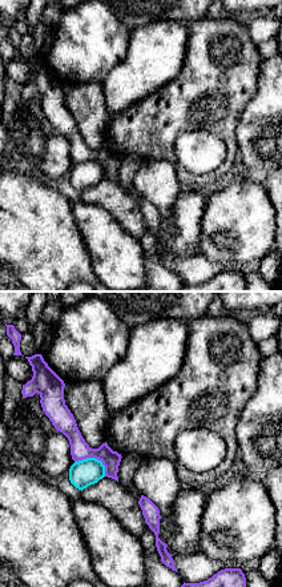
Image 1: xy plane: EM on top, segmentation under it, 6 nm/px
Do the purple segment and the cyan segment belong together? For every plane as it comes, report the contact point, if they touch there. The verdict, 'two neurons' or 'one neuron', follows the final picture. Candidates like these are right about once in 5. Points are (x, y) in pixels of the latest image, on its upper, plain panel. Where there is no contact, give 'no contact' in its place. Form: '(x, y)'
(95, 159)

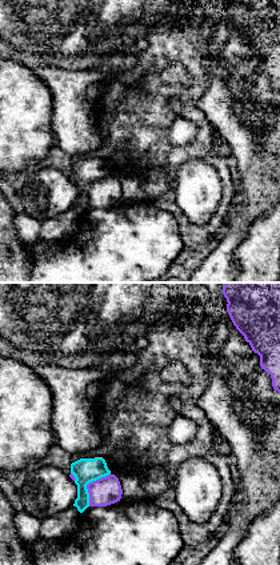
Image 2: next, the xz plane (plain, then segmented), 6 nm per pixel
(88, 185)

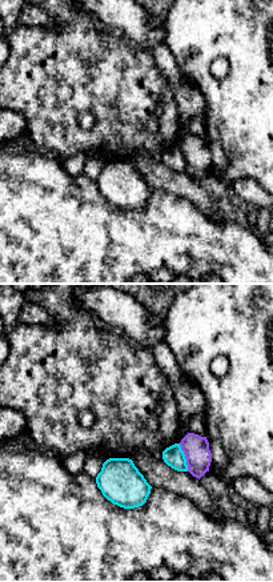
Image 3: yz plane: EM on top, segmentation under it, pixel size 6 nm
(185, 159)

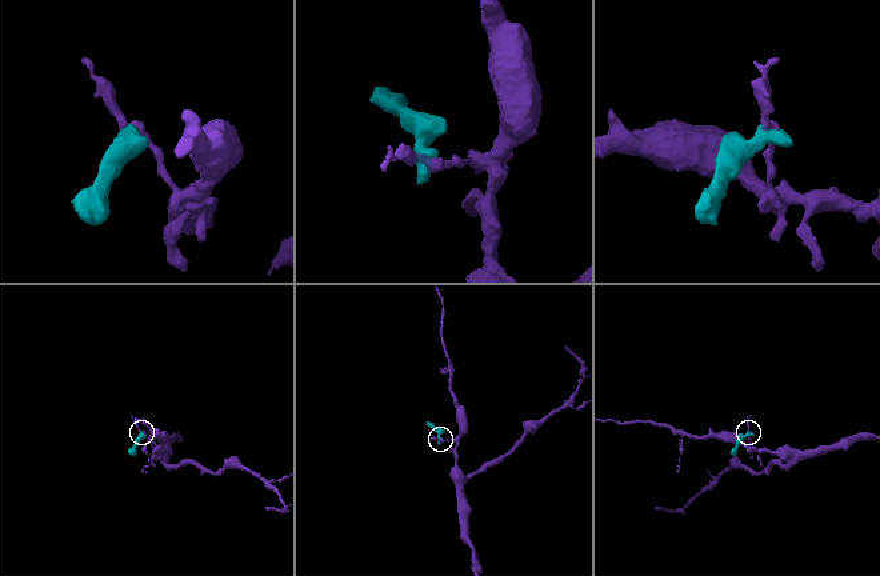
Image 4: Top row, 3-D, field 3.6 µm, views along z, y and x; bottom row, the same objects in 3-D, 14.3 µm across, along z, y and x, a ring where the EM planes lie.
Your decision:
two neurons

